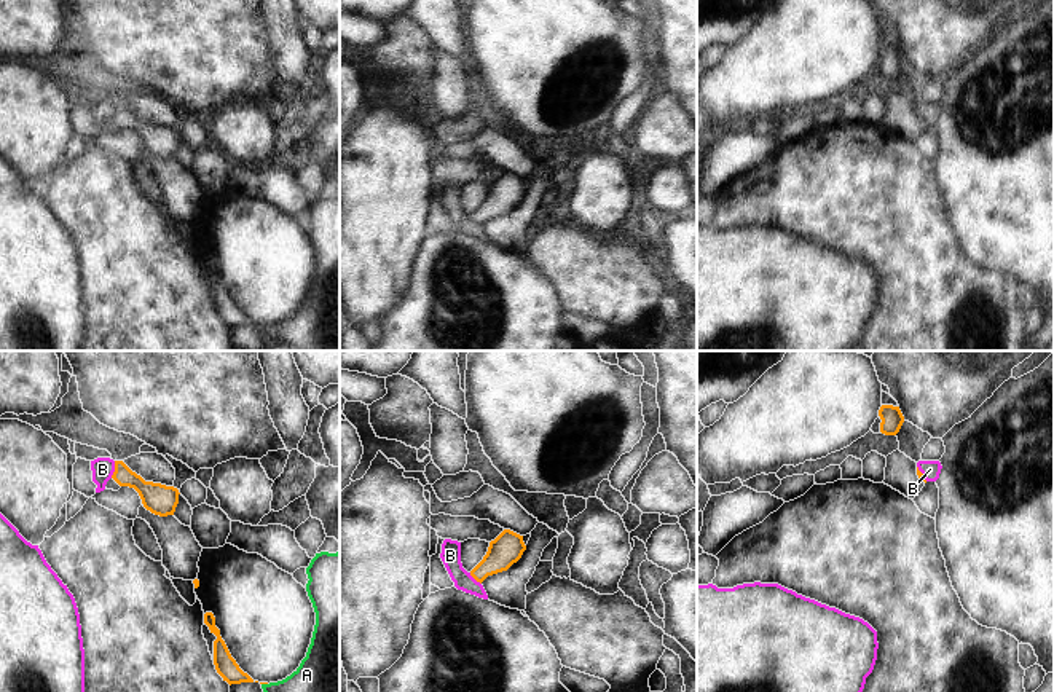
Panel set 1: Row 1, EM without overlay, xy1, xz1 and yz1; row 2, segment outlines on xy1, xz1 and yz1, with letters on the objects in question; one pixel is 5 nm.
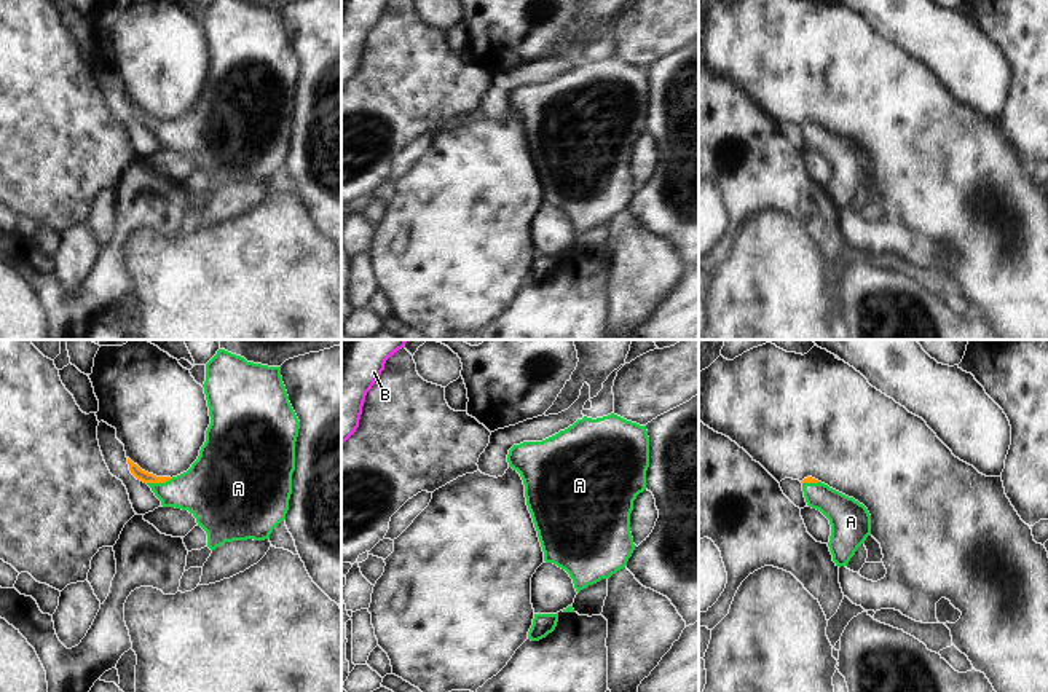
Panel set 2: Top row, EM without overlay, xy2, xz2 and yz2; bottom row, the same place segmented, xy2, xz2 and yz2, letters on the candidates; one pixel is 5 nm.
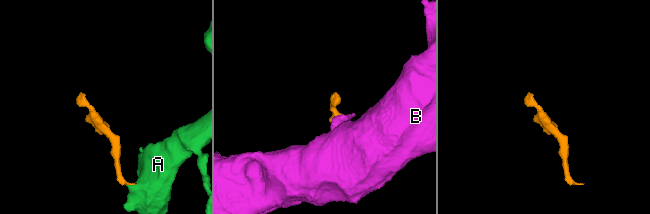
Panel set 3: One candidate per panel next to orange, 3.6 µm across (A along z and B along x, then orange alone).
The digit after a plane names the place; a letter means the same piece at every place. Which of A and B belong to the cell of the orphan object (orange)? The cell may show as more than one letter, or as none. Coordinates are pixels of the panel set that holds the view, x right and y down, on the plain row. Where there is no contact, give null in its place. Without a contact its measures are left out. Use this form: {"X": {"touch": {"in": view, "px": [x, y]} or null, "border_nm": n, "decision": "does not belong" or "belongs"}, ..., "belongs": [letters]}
{"A": {"touch": {"in": "xy2", "px": [158, 125]}, "border_nm": 130, "decision": "belongs"}, "B": {"touch": {"in": "xy1", "px": [115, 112]}, "border_nm": 90, "decision": "does not belong"}, "belongs": ["A"]}

